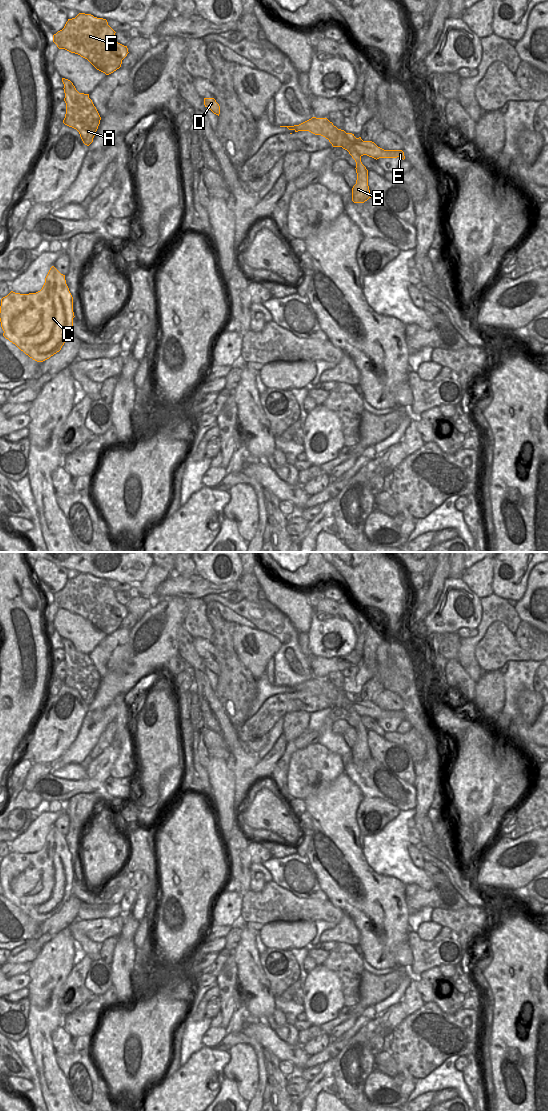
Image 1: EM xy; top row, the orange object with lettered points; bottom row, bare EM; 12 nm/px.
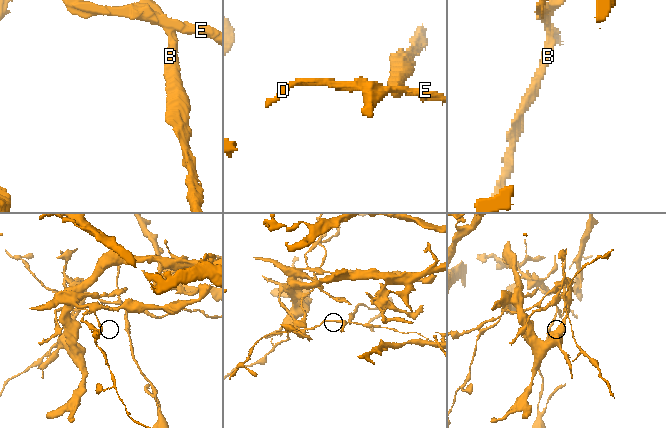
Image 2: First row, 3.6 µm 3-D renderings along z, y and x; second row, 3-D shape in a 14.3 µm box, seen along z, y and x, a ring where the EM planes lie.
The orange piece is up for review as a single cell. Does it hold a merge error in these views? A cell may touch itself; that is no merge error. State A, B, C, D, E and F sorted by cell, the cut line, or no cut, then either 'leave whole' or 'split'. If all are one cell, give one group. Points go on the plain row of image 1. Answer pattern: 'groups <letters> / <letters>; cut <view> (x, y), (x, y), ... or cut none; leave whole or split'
groups A C D E F / B; cut xy (346, 693), (353, 708), (360, 716); split

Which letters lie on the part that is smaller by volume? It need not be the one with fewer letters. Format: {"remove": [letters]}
{"remove": ["B"]}

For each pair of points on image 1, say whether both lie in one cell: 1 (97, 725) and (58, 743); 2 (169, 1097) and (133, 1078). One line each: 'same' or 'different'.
1: different
2: different

